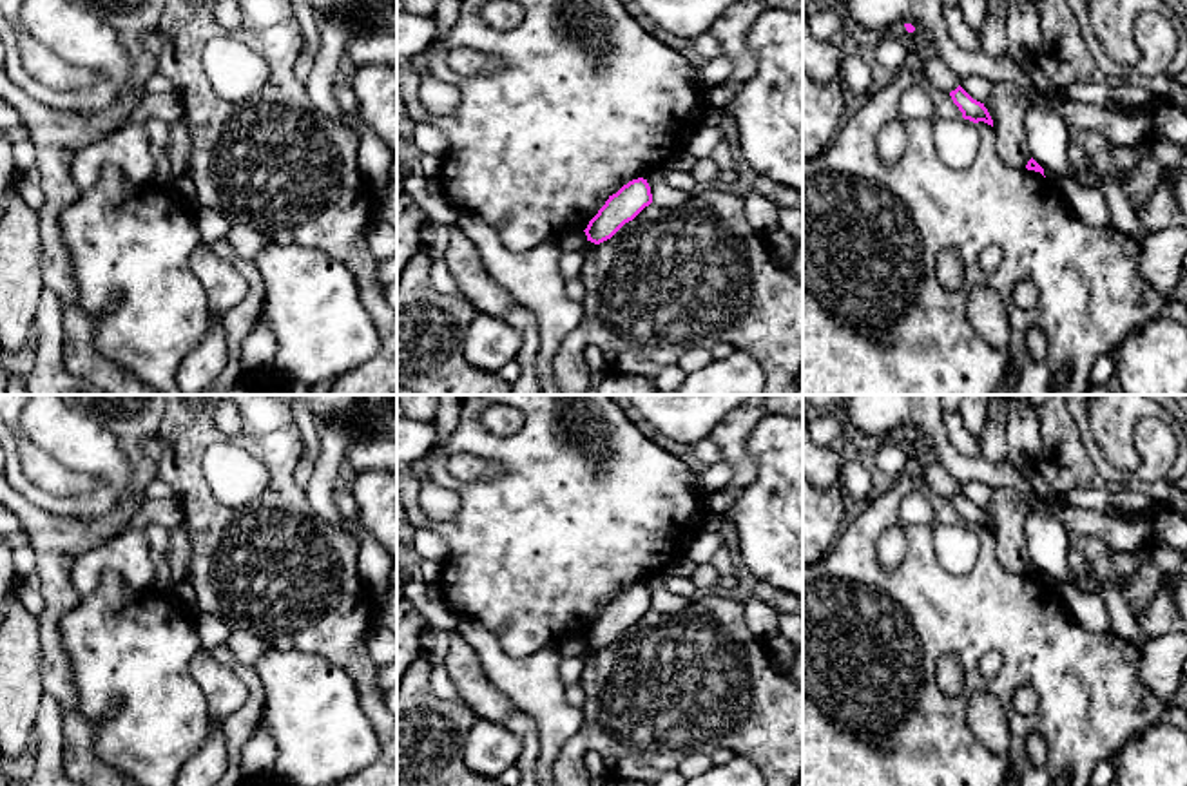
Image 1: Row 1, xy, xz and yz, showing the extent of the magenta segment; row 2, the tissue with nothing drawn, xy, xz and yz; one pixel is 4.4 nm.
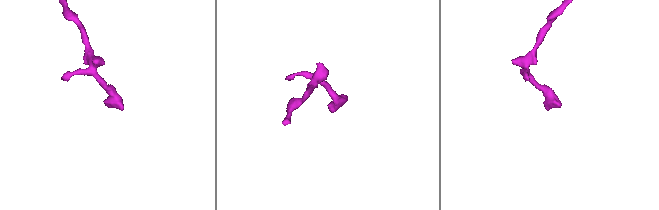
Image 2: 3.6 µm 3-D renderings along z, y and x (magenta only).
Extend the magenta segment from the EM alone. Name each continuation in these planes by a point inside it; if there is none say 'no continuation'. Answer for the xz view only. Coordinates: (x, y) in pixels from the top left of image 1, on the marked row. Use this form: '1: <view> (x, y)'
no continuation

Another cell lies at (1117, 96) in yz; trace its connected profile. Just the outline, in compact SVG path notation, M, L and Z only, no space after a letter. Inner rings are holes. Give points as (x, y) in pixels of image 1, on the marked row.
M1107 80L1102 83L1071 83L1066 92L1078 103L1098 105L1125 116L1154 116L1154 110L1162 103L1160 98L1153 96L1145 89L1124 83L1120 80Z

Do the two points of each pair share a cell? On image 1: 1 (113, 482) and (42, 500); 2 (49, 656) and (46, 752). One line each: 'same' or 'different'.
1: same
2: different

